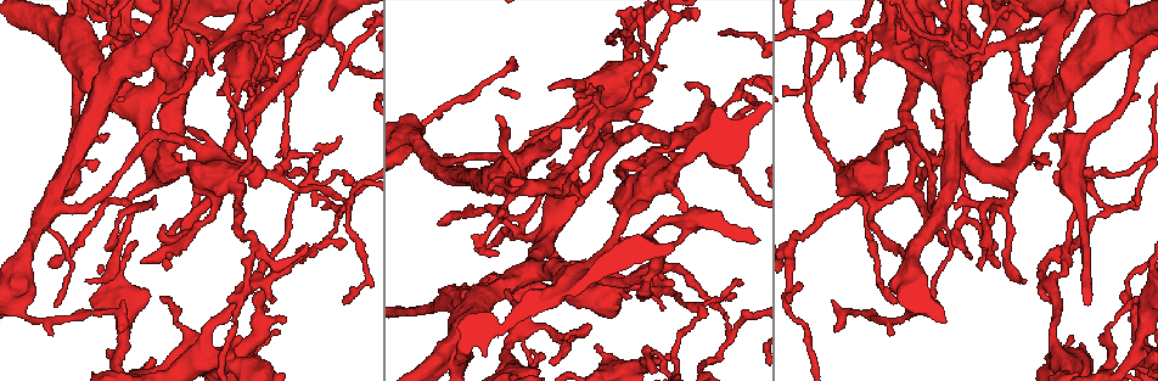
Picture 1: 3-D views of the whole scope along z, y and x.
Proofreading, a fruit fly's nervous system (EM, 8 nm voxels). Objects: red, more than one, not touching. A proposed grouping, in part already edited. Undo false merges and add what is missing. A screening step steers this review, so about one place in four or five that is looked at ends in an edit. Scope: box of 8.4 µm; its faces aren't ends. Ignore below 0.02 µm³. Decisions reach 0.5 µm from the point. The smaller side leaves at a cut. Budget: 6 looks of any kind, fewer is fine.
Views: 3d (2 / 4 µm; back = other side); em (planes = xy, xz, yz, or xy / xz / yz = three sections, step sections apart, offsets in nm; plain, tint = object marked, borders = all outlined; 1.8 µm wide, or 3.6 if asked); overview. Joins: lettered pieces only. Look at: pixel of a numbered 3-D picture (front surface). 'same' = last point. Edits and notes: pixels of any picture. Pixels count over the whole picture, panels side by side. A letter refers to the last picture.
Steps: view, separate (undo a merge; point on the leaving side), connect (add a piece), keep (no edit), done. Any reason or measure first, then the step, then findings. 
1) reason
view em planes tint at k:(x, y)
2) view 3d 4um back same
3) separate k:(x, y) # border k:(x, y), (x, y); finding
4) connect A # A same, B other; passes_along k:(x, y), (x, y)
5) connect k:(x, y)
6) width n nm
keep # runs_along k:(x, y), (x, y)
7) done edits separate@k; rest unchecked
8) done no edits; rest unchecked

arms part here
view em planes borders at 1:(1011, 200)

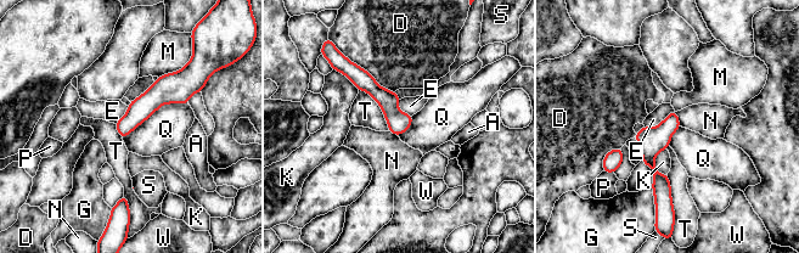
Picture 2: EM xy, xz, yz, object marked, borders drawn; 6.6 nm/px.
keep # A other, D other, E other, G other, K other, M other, N other, P other, Q other, S other, T other, W other; border 2:(187, 102), (162, 103), (122, 138); all the same neuron

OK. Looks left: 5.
abrupt turn
view 3d 2um at 1:(1086, 171)

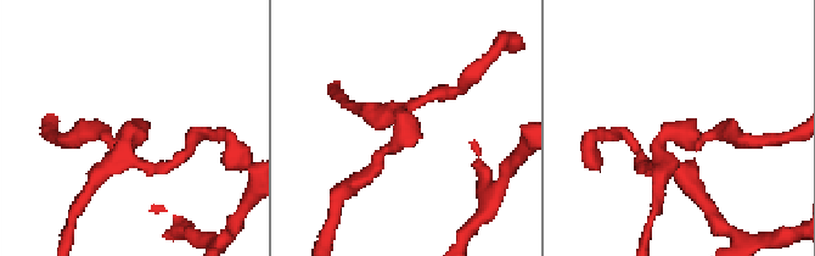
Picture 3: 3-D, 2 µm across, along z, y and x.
view em planes tint at 3:(401, 125)

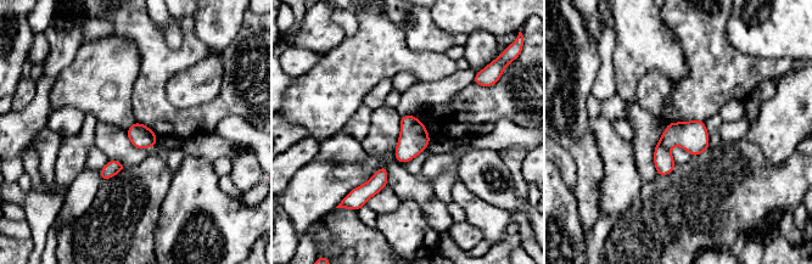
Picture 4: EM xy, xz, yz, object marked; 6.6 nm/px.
view em planes borders same

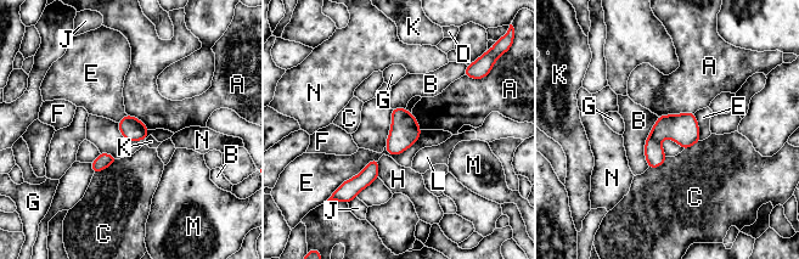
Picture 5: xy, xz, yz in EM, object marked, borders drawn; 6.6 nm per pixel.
longest_contact B 340 nm
keep # A other, B other, C other, D other, E other, F other, G other, H other, J other, K other, L other, M other, N other; border 5:(421, 130), (399, 153), (386, 151); continuous, no second neuron

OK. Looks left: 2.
a fork
view em xz step 4 tint at 1:(962, 217)

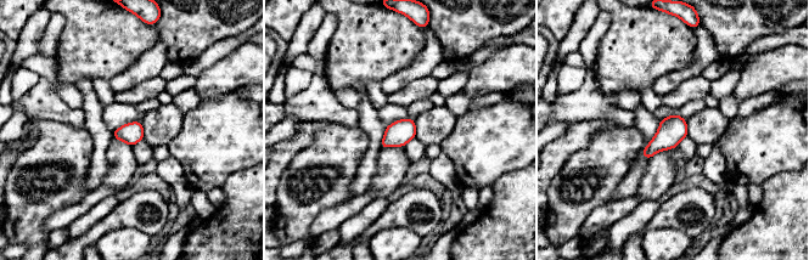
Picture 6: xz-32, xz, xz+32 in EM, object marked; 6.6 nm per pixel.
view em yz step 4 borders same

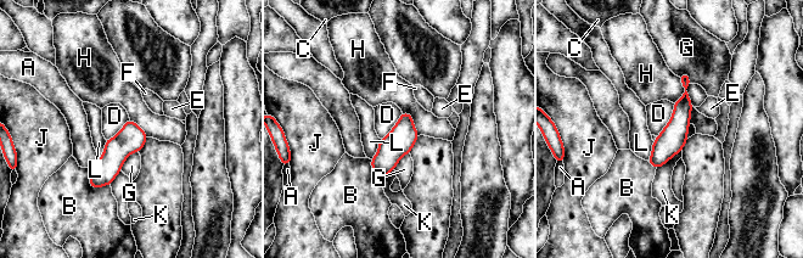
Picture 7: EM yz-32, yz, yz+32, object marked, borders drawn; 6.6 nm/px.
longest_contact D 260 nm
keep # A other, B other, C other, D other, E other, F other, G other, H other, J other, K other, L other; runs_along 7:(685, 77), (678, 128), (656, 163); all the same neuron

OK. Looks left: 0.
done no edits; rest unchecked

